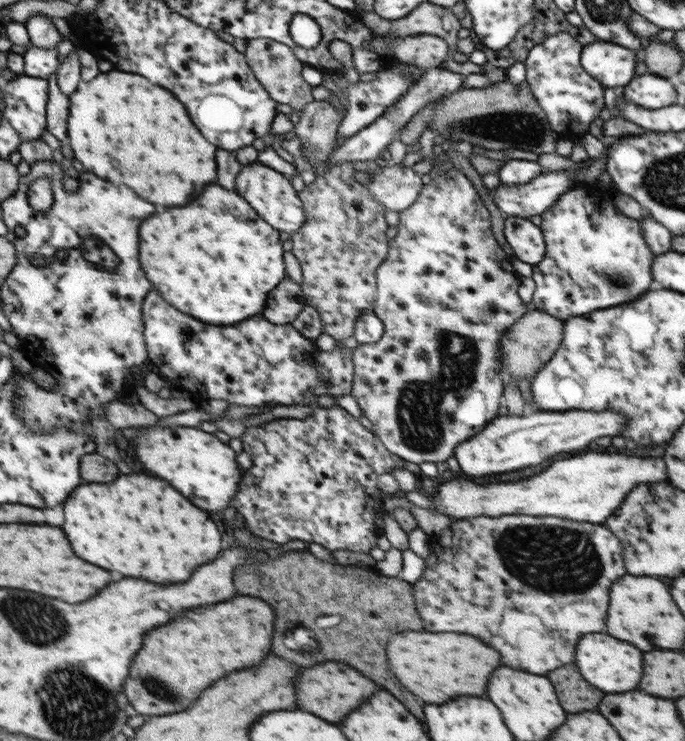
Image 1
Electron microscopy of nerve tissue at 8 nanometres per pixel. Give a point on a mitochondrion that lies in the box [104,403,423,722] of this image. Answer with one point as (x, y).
(156, 687)

